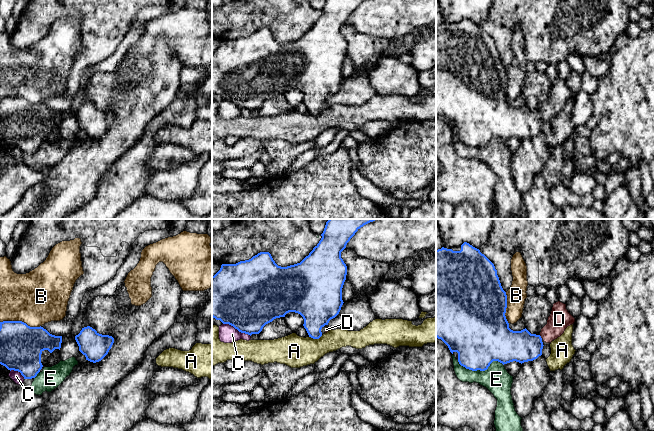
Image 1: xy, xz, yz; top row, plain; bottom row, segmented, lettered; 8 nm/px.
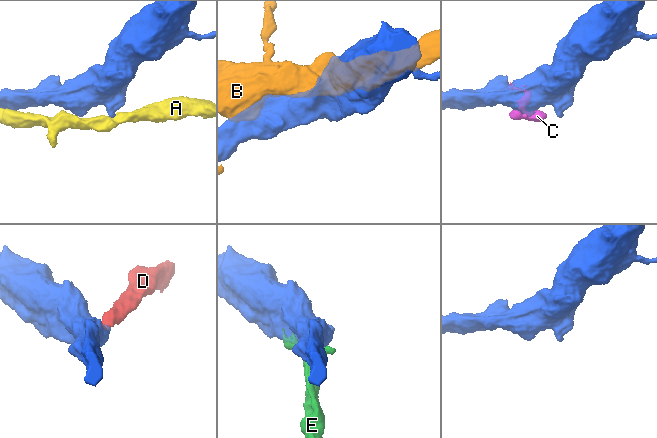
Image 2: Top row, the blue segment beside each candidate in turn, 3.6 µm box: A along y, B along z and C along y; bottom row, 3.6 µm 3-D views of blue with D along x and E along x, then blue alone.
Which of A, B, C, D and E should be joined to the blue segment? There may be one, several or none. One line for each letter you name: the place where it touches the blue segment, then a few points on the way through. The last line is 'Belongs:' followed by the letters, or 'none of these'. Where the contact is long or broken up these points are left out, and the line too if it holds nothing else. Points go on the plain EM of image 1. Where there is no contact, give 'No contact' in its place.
D: Touches blue at yz (540, 113). Path across: yz (521, 122), (530, 122), (540, 113), (559, 95)
Belongs: D

